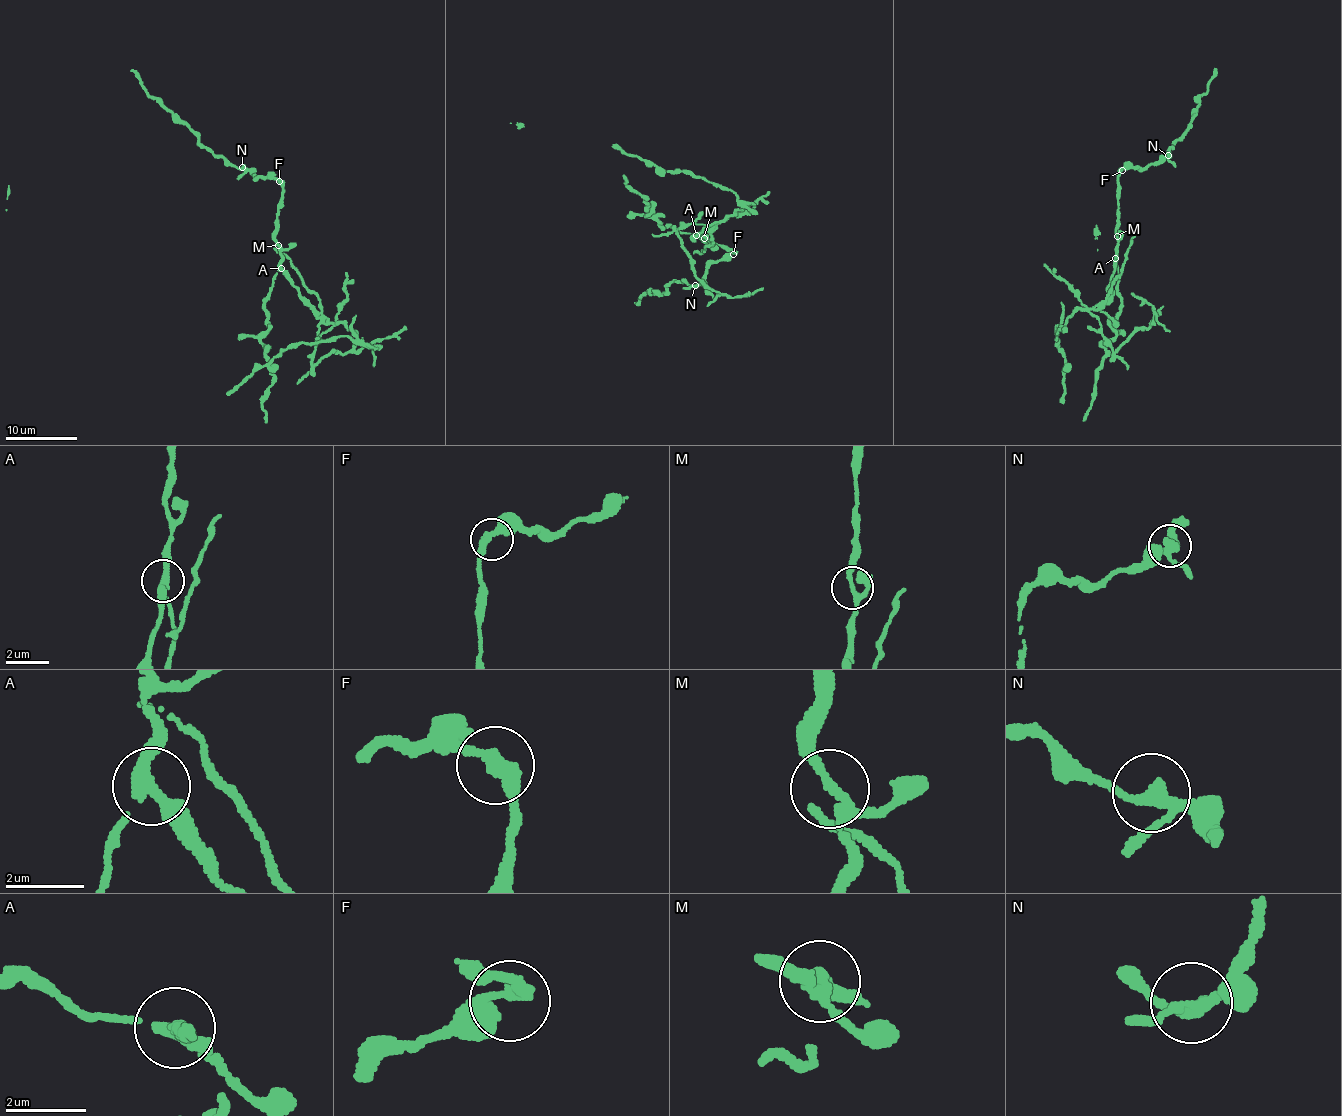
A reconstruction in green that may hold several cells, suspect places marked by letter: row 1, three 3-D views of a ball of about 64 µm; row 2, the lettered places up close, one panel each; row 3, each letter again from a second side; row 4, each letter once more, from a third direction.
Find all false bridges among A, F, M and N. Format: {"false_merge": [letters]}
{"false_merge": ["A"]}

